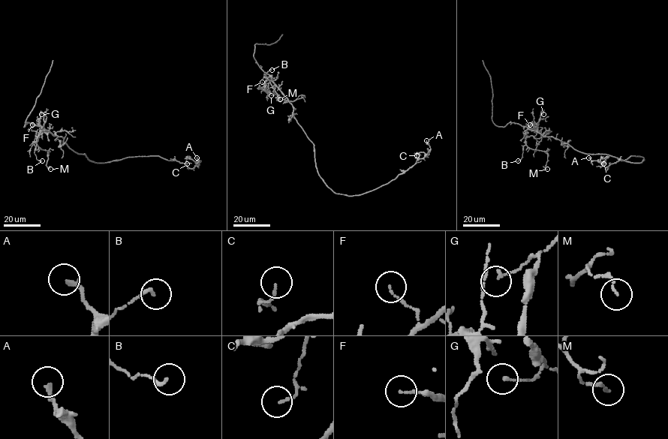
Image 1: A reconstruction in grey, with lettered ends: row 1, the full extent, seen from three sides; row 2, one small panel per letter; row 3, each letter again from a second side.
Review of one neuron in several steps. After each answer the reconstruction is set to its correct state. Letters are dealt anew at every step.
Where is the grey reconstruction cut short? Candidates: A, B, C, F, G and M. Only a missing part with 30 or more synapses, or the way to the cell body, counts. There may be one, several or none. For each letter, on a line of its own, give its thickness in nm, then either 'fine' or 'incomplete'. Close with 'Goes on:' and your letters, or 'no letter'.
A: 190 nm thick; fine
B: 150 nm thick; fine
C: 100 nm thick; fine
F: 120 nm thick; fine
G: 150 nm thick; fine
M: 100 nm thick; fine
Goes on: no letter

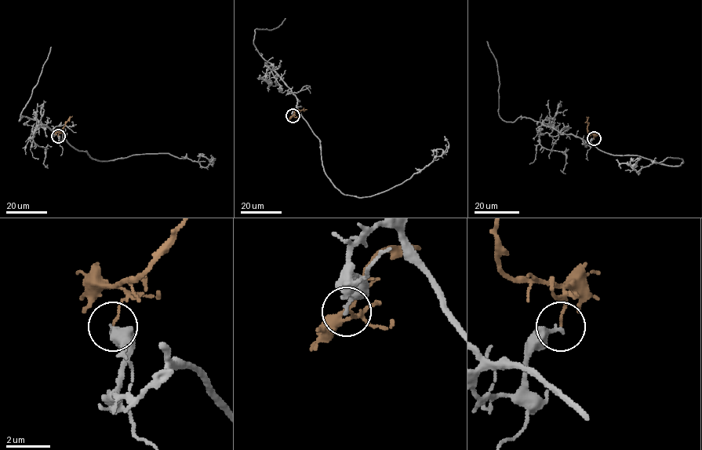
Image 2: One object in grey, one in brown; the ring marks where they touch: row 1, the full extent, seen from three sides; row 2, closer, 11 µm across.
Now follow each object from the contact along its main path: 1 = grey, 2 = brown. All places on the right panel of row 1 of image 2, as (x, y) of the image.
1: (594, 138), (585, 144), (610, 154), (683, 162), (667, 158), (638, 173), (630, 163), (636, 159), (634, 167)
2: (594, 138), (593, 134), (587, 133), (587, 117)

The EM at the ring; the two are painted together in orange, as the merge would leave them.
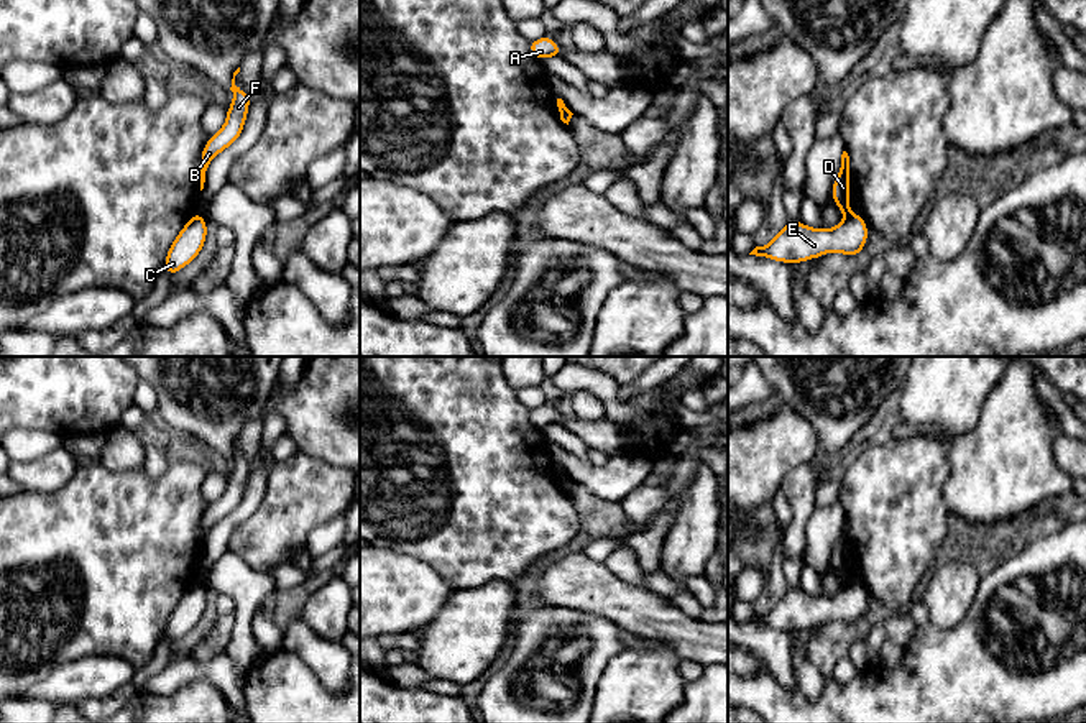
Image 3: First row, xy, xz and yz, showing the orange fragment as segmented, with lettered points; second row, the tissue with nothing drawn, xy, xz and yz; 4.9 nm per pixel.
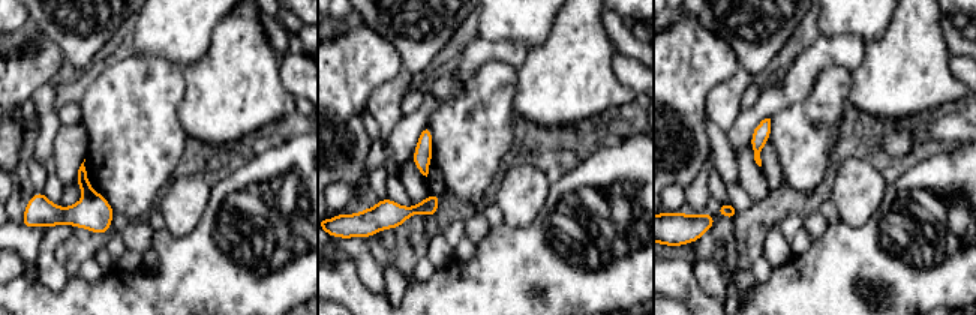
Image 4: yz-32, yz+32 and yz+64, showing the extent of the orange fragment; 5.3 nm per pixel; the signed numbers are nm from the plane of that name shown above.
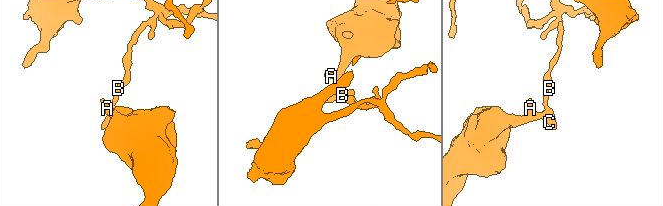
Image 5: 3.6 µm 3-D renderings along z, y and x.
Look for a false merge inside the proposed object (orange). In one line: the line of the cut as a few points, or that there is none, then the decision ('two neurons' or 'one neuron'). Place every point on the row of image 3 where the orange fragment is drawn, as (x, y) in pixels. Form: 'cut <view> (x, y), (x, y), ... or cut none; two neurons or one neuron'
cut yz (853, 214), (846, 219); two neurons

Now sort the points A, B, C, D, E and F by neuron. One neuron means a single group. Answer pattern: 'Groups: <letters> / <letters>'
Groups: A C E / B D F

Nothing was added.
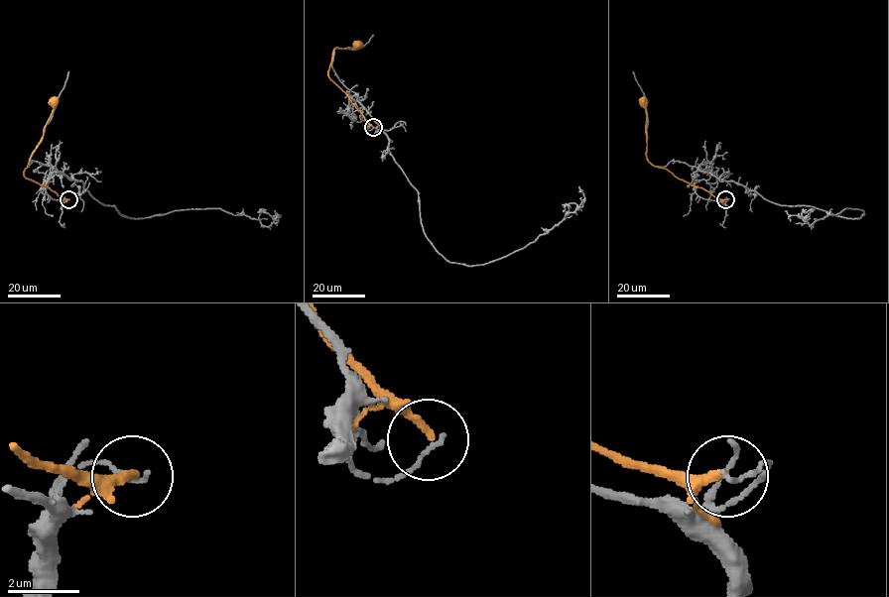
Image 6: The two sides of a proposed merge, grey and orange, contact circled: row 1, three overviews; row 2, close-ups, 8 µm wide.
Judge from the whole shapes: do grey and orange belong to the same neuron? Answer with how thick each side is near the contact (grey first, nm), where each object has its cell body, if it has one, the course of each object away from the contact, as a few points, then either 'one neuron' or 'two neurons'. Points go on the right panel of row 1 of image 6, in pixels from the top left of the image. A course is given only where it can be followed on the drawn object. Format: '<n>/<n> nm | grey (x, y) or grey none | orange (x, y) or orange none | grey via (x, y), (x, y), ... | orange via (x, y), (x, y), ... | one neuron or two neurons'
120/240 nm | grey none | orange (643, 102) | grey via (726, 200), (701, 198), (695, 174), (779, 204), (863, 214), (807, 220) | orange via (726, 199), (719, 199), (652, 165), (646, 157), (646, 112), (642, 102) | two neurons

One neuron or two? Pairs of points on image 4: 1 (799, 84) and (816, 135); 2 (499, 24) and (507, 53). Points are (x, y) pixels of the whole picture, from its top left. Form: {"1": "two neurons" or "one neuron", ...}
{"1": "two neurons", "2": "two neurons"}

